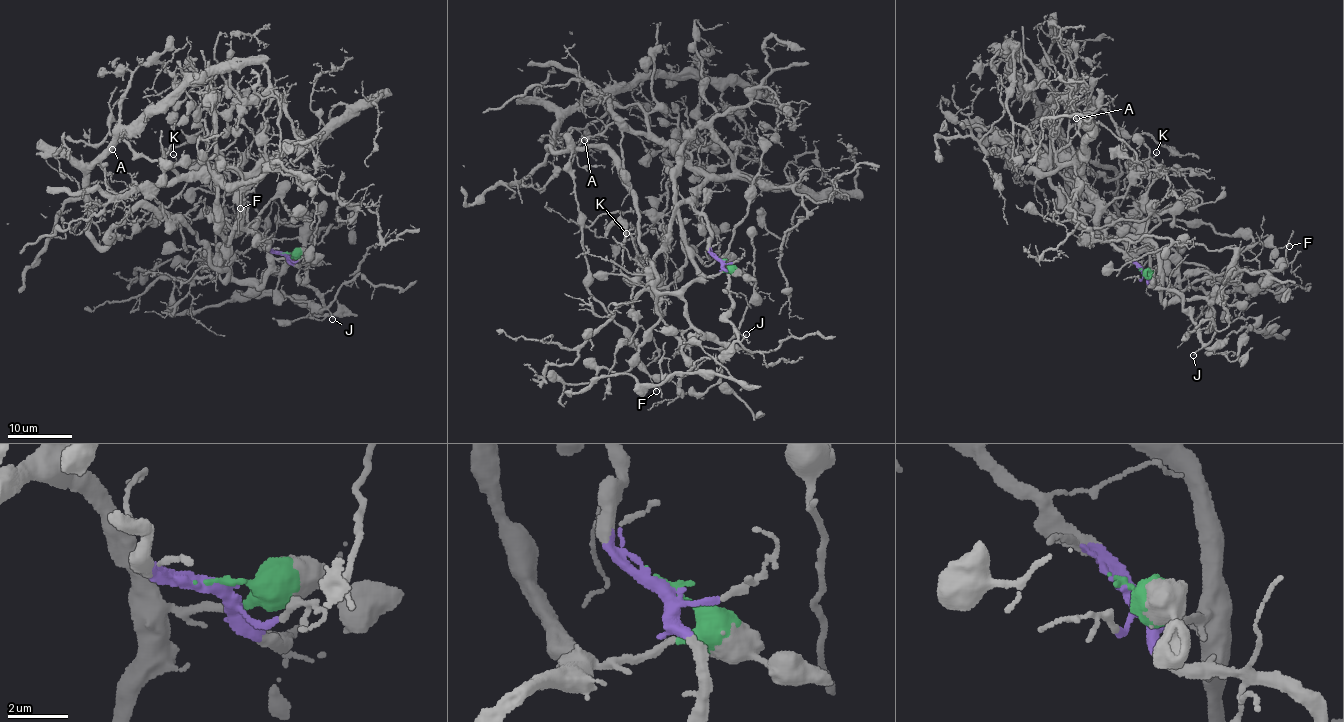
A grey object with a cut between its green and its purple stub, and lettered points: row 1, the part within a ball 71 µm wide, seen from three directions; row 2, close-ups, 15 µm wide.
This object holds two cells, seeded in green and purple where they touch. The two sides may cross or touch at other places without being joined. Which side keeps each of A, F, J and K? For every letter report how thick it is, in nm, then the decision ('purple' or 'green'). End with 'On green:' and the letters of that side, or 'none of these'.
A: 100 nm | purple
F: 130 nm | green
J: 100 nm | purple
K: 110 nm | green
On green: F, K

